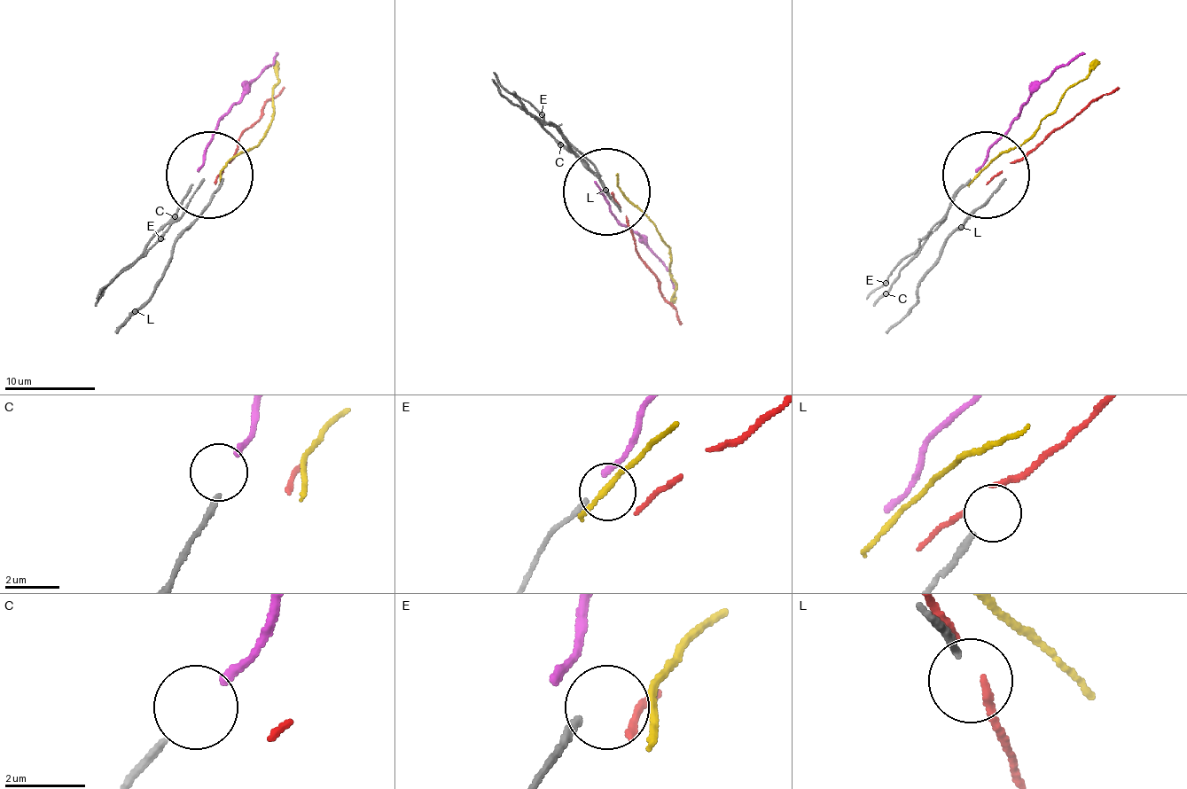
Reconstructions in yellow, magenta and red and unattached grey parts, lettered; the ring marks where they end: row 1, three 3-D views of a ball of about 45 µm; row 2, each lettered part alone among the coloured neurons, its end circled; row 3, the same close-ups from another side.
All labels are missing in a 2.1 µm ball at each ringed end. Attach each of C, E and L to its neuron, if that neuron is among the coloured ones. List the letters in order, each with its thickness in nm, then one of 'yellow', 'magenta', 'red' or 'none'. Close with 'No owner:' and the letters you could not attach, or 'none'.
C: calibre 200 nm; magenta
E: calibre 180 nm; none
L: calibre 220 nm; none
No owner: E, L

